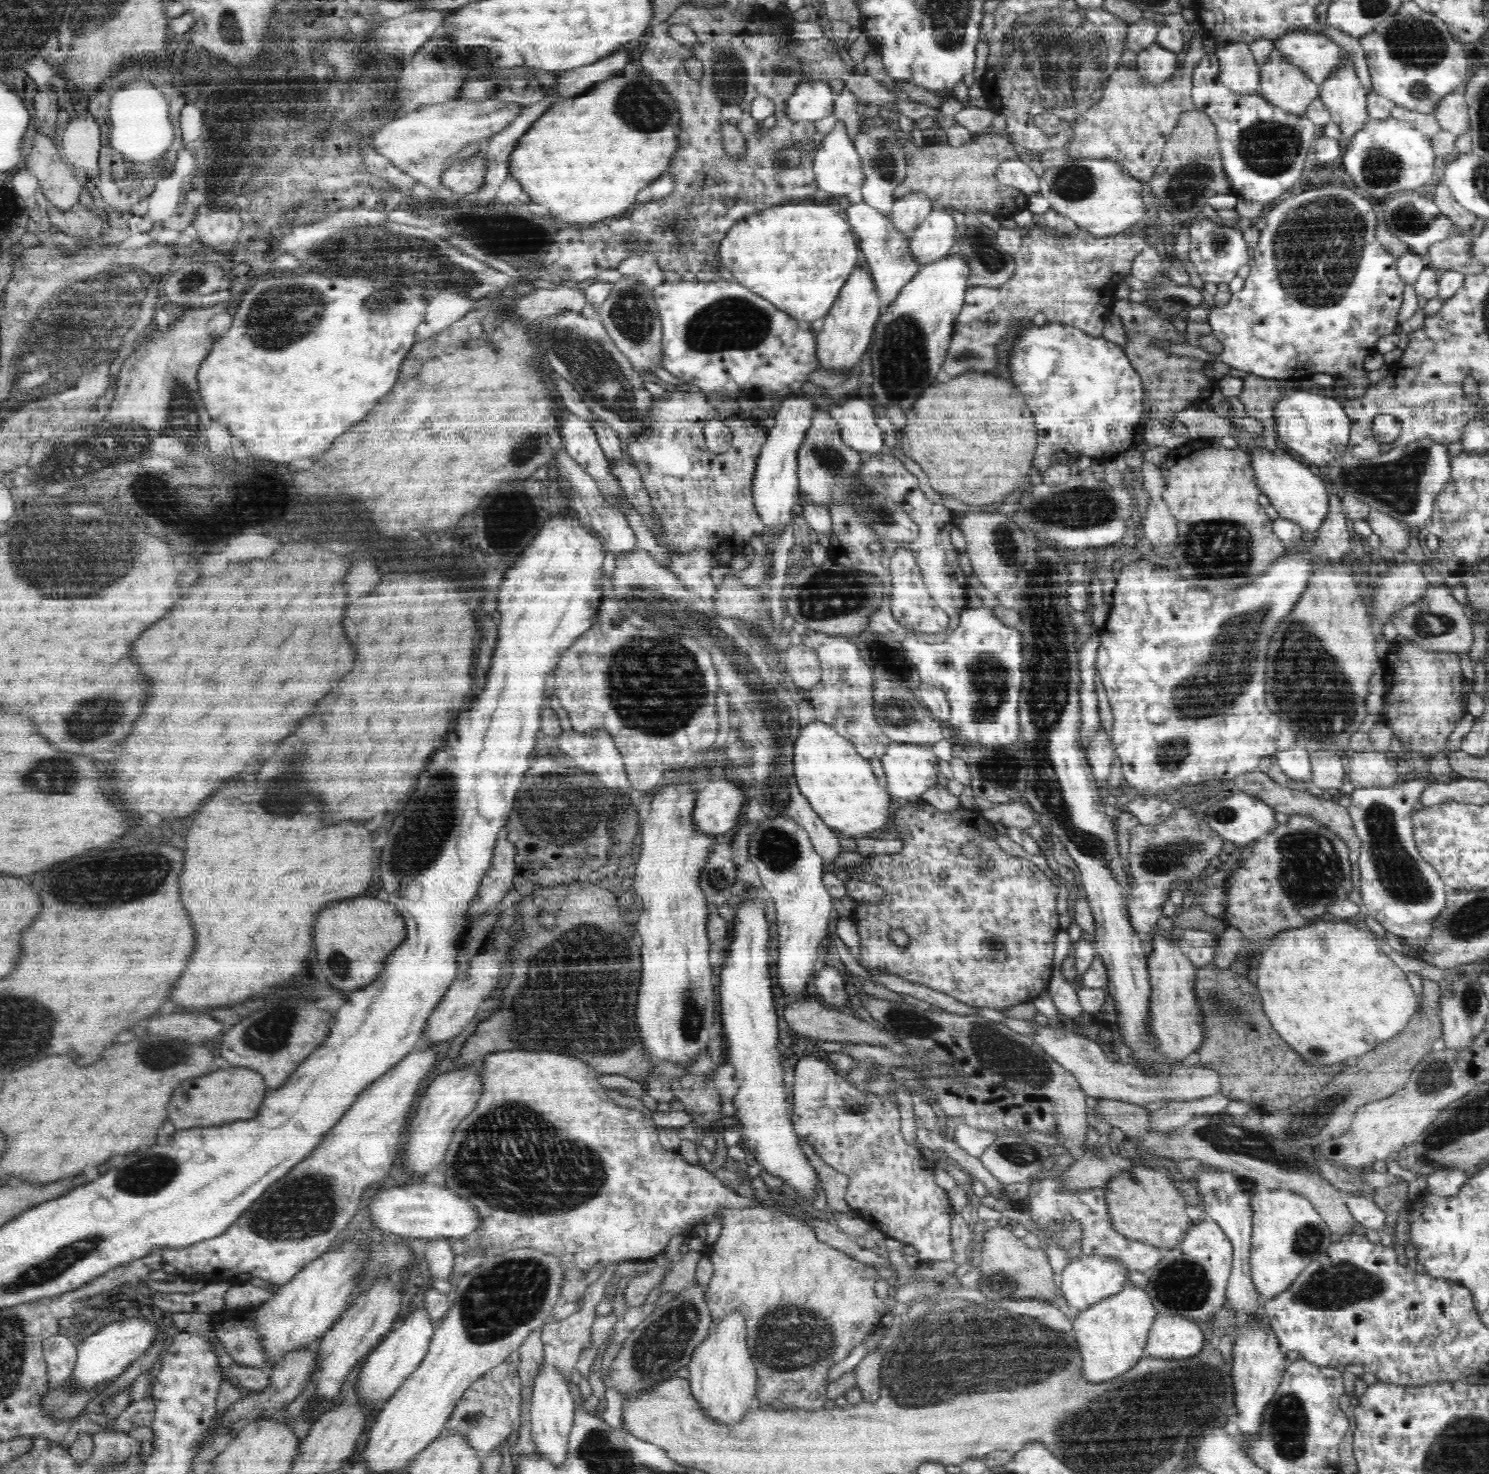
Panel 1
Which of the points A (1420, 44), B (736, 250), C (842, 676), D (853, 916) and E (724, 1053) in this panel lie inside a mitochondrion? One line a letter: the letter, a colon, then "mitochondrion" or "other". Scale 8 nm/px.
A: mitochondrion
B: other
C: mitochondrion
D: other
E: other

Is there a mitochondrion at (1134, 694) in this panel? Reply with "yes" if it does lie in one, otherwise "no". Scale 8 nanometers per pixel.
no

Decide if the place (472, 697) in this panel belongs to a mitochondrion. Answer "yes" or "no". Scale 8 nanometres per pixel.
no

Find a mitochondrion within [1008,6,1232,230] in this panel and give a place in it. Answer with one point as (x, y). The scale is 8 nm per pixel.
(1184, 184)

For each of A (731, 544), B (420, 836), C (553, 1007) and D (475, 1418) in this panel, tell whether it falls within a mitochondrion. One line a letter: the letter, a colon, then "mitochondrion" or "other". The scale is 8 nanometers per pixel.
A: other
B: mitochondrion
C: mitochondrion
D: mitochondrion

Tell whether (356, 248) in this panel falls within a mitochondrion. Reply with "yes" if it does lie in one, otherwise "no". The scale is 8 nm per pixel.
yes

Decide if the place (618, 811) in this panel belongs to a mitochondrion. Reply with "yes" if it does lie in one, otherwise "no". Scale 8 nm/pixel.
yes

